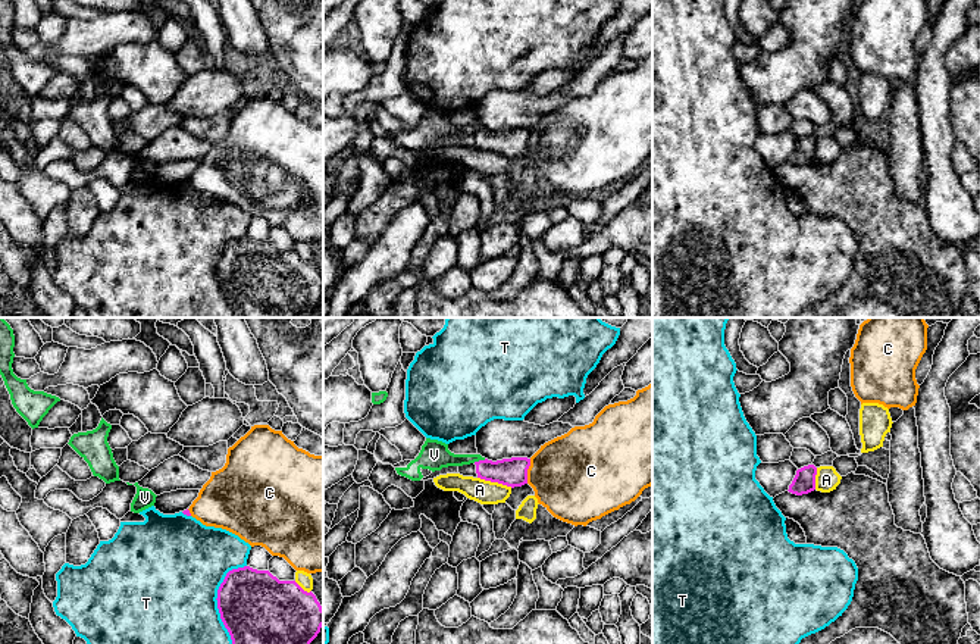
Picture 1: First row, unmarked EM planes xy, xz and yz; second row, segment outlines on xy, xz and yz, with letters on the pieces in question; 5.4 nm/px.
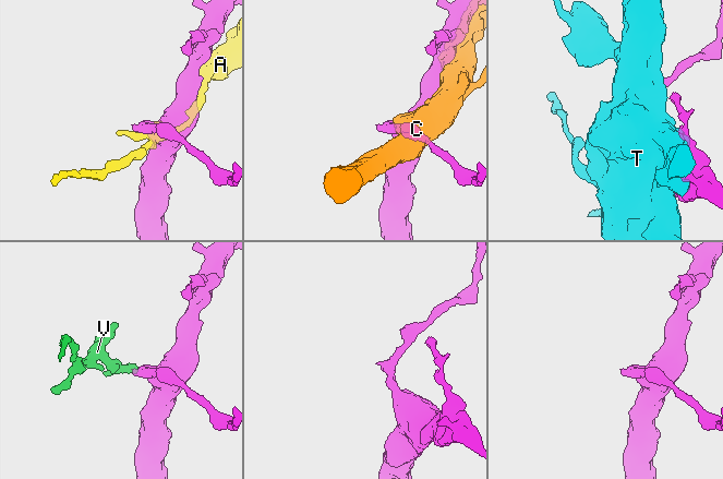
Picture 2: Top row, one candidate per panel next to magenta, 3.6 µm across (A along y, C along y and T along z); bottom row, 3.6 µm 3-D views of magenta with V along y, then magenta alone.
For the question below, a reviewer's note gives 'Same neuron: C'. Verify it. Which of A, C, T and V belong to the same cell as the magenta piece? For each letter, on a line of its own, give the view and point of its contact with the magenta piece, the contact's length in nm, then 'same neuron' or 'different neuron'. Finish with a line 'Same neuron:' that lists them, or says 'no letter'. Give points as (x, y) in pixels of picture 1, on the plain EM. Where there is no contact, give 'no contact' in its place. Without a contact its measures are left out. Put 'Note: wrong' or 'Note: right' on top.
Note: wrong
A: meets magenta in xz at (495, 152); contact 200 nm long; different neuron
C: meets magenta in xz at (526, 141); contact 140 nm long; different neuron
T: meets magenta in xy at (216, 269); contact 460 nm long; different neuron
V: meets magenta in xz at (479, 131); contact 70 nm long; same neuron
Same neuron: V

